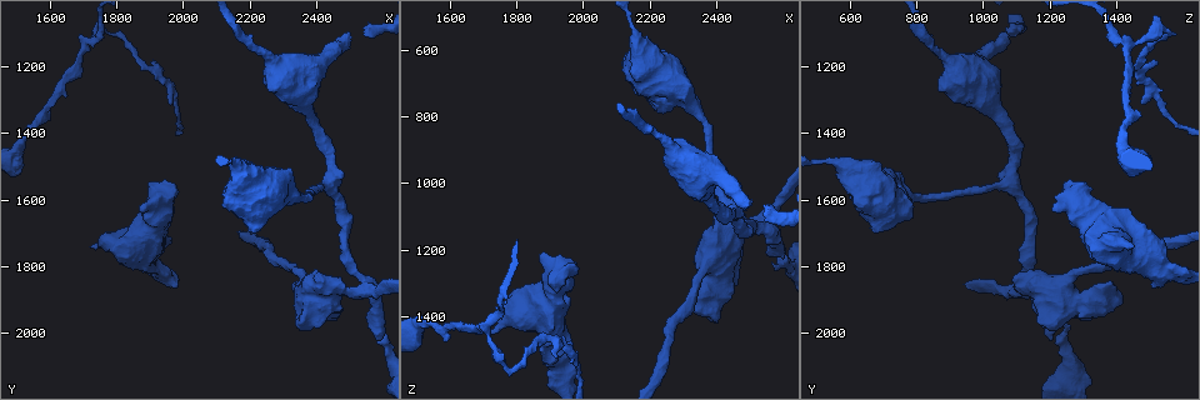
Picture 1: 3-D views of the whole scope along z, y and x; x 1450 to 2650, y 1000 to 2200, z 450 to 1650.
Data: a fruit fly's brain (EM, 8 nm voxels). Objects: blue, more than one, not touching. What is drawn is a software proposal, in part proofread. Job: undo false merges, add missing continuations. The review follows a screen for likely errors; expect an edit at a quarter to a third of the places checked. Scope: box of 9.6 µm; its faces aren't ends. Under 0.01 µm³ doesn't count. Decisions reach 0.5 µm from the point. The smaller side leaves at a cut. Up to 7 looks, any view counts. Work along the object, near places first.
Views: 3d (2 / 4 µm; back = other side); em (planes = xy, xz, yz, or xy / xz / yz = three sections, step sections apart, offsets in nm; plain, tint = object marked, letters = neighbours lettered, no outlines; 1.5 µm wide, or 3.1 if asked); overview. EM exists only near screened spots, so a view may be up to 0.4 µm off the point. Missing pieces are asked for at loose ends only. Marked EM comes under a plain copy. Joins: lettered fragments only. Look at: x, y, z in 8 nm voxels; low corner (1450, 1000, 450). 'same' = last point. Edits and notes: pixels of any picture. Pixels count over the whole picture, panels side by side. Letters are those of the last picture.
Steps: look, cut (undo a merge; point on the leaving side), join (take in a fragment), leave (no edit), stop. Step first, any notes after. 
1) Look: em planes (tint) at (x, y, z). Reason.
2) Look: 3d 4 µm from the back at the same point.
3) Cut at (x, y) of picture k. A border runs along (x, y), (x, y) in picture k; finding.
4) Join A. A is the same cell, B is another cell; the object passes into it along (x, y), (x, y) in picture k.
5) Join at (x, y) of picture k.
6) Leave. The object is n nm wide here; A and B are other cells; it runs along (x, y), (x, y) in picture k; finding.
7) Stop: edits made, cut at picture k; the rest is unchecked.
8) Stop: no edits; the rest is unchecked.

Look: em xy step 8 (letters) at (2540, 1110, 1070). Branch stops here.

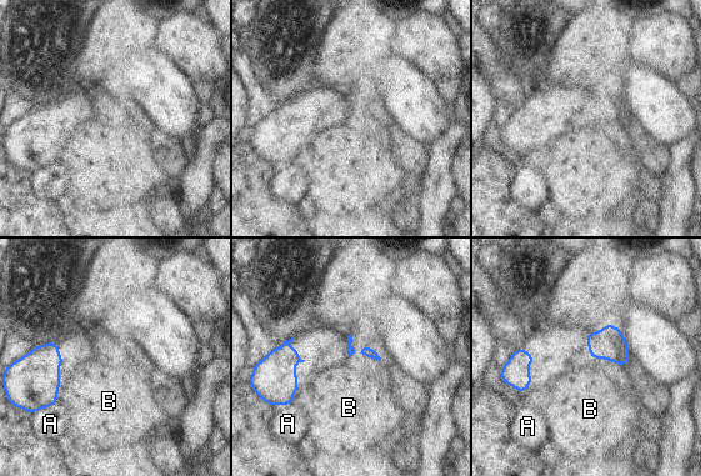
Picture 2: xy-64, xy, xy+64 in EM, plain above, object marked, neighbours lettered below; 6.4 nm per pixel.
Leave. A and B are other cells; a border runs along (592, 357), (604, 357), (616, 364) in picture 2; no lettered fragment goes on from it.

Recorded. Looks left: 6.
Look: 3d 4 µm from the back at (2370, 1850, 1240). Calibre changes.

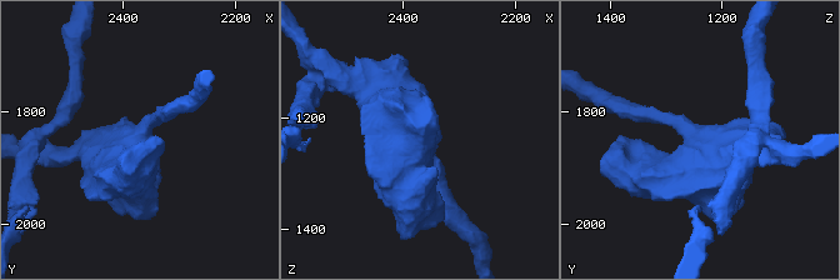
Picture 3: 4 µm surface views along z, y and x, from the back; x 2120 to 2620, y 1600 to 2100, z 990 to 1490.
Look: em xz step 4 (tint) at (2375, 1850, 1250). Shape alone is not enough.

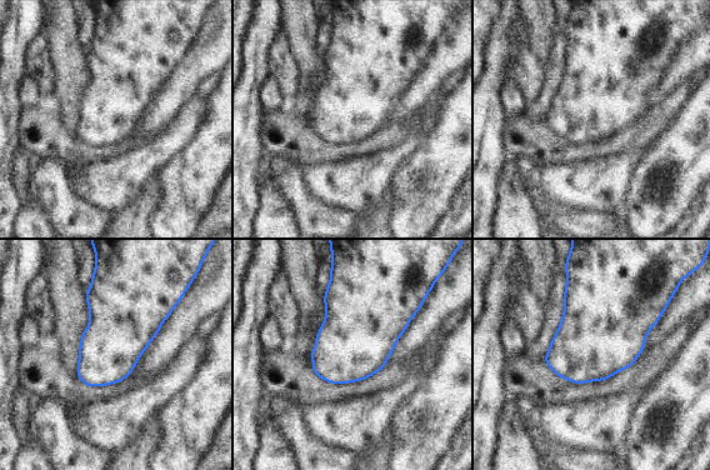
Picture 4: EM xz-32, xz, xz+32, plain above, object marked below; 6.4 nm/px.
Look: em planes (letters) at the same point. Another direction.

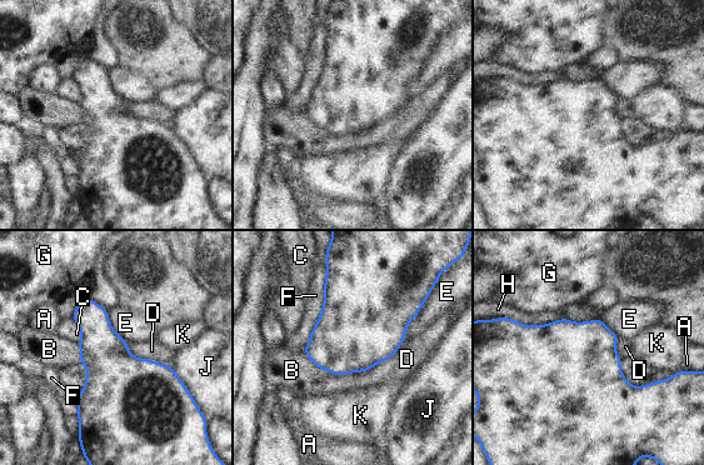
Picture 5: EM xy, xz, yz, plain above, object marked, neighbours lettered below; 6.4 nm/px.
Leave. A, B, C, D, E, F, G, H, J and K are other cells; continuous, no second neuron.

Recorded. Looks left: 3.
Look: em planes (letters) at (1700, 1140, 1430). Sharp bend.

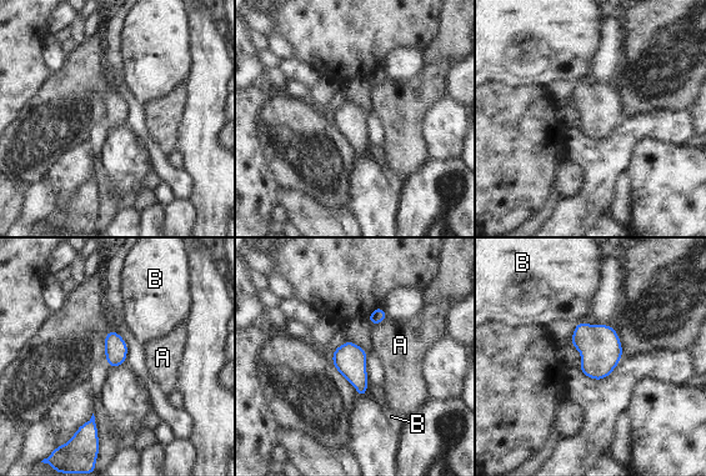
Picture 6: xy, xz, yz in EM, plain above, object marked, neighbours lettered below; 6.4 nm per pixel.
Leave. A and B are other cells; a border runs along (386, 316), (380, 322), (372, 325) in picture 6; one neuron here.

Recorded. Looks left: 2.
Stop: no edits; the rest is unchecked.

